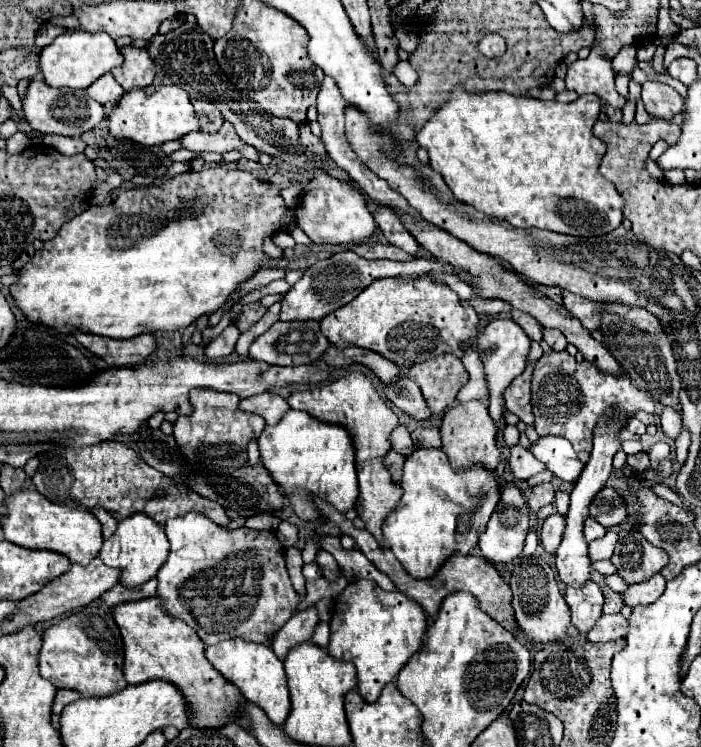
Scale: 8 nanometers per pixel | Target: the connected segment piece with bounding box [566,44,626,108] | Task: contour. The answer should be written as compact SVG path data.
M598 44L592 46L592 52L586 60L576 60L568 68L566 90L574 90L578 96L596 94L614 108L622 108L626 104L626 100L614 88L612 60L600 52Z

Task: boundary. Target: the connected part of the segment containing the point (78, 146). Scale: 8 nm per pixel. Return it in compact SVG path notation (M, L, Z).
M43 136L42 142L45 146L56 148L60 154L72 156L82 154L86 148L86 142L82 138L62 138L62 136Z

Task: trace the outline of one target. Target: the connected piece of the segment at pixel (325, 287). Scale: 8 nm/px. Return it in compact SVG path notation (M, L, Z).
M350 250L334 254L326 260L320 260L314 266L310 266L304 272L304 276L292 286L292 290L282 300L280 320L322 320L326 314L338 310L338 308L346 306L350 300L354 300L374 280L400 276L400 274L418 274L418 272L422 274L428 270L444 270L444 272L456 274L454 268L450 268L448 264L440 264L436 260L424 260L424 258L416 258L406 264L400 264L400 262L392 262L392 260L366 260Z

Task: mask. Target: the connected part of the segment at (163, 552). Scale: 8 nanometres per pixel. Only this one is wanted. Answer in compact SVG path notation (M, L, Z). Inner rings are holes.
M134 514L118 524L112 538L104 540L104 546L98 556L106 566L120 570L120 582L124 586L140 586L156 576L156 572L168 558L168 552L170 552L170 542L166 540L164 528L146 514Z

